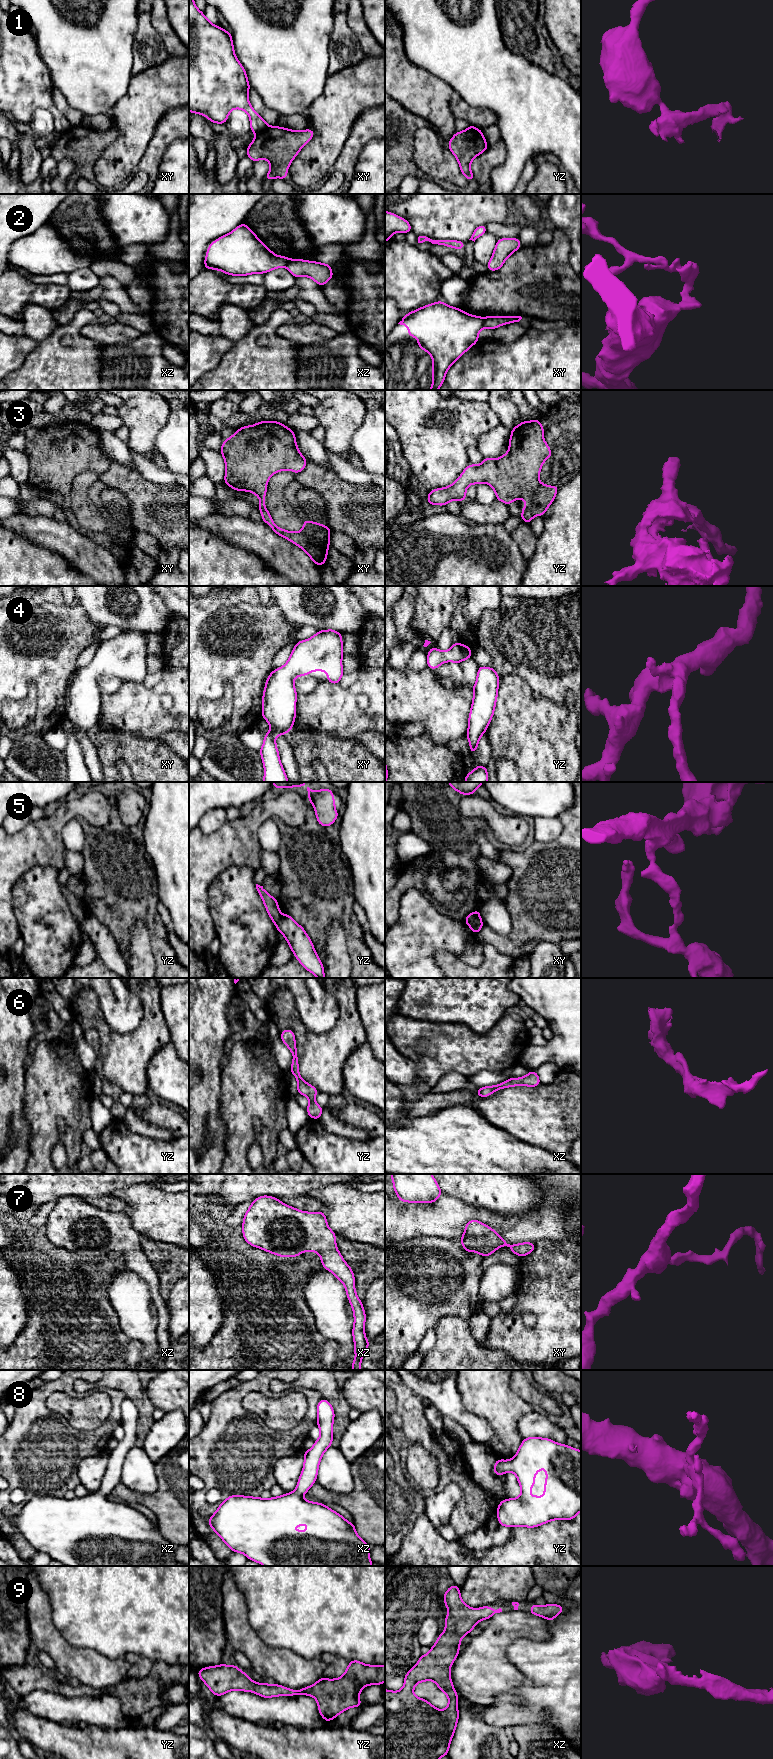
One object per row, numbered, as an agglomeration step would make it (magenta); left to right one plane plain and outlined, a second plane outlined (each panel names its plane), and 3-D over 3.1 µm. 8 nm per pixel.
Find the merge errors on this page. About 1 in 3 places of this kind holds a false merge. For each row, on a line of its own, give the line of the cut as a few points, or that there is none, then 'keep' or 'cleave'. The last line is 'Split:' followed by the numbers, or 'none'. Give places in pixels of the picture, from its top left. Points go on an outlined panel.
1: cut in xy along (268, 126), (256, 135); cleave
2: cut in xy along (482, 318), (486, 326); cleave
3: no cut; keep
4: no cut; keep
5: cut in xy along (470, 913), (482, 923); cleave
6: no cut; keep
7: no cut; keep
8: no cut; keep
9: no cut; keep
Split: 1, 2, 5

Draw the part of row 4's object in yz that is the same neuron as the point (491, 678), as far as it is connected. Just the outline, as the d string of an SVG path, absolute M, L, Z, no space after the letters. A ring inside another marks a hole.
M478 667L473 689L473 701L468 718L466 737L470 744L470 754L476 752L478 742L487 730L494 715L500 677L495 668Z

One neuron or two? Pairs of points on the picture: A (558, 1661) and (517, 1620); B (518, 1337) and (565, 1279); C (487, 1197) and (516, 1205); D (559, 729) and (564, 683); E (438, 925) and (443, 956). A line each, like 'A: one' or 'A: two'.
A: two
B: one
C: one
D: two
E: two

